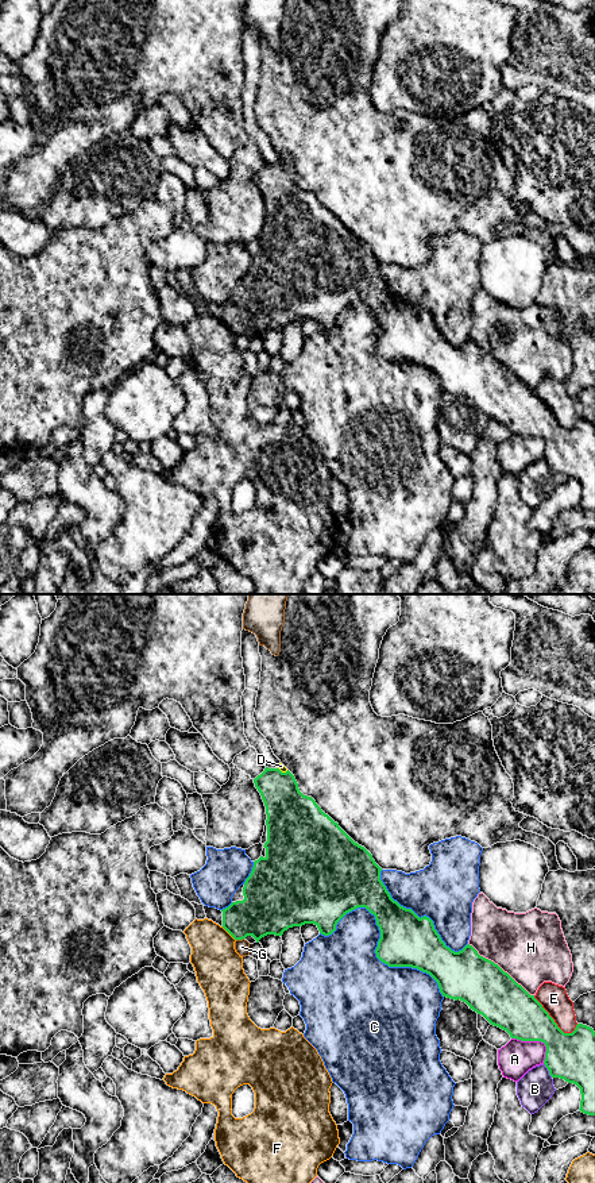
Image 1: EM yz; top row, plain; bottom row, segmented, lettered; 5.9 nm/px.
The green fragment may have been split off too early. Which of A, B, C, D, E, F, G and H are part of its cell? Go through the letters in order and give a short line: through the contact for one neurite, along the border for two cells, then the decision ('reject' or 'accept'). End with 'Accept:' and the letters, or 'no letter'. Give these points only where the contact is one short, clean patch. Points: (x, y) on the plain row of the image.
A: reject
B: line yz (544, 458), (552, 471); reject
C: reject
D: line yz (290, 208), (284, 197), (284, 168), (281, 161); accept
E: reject
F: reject
G: reject
H: reject
Accept: D

